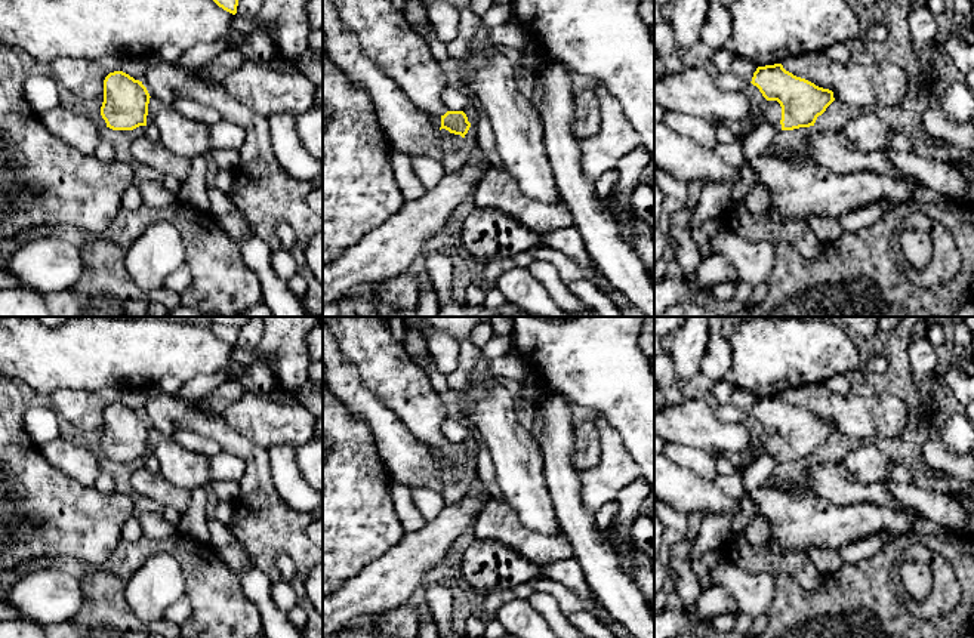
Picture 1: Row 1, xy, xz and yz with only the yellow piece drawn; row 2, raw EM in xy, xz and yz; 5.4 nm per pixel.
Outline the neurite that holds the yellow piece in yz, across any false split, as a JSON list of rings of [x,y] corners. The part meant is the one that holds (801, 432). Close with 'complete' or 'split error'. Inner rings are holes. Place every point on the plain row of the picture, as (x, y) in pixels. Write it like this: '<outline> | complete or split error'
[[[782,395],[758,398],[750,414],[765,431],[743,453],[745,468],[765,453],[774,454],[779,462],[814,457],[817,449],[835,432],[832,422],[793,407]]] | split error

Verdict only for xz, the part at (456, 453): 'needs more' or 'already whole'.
needs more

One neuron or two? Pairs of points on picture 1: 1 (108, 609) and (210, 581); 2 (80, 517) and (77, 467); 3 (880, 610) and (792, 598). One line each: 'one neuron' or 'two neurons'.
1: two neurons
2: two neurons
3: one neuron

